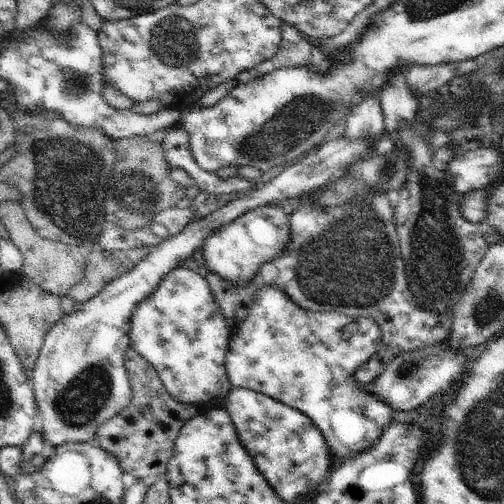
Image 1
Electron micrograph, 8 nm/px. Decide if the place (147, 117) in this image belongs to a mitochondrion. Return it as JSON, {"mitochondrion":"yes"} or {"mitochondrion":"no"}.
{"mitochondrion":"no"}

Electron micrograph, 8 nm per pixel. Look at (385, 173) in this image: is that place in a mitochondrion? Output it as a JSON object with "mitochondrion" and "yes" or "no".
{"mitochondrion":"yes"}

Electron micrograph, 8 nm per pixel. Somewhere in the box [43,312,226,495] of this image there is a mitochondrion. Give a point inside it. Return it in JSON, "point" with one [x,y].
{"point":[77,405]}

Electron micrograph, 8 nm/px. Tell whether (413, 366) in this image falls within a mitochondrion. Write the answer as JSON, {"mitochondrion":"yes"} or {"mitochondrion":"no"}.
{"mitochondrion":"yes"}

